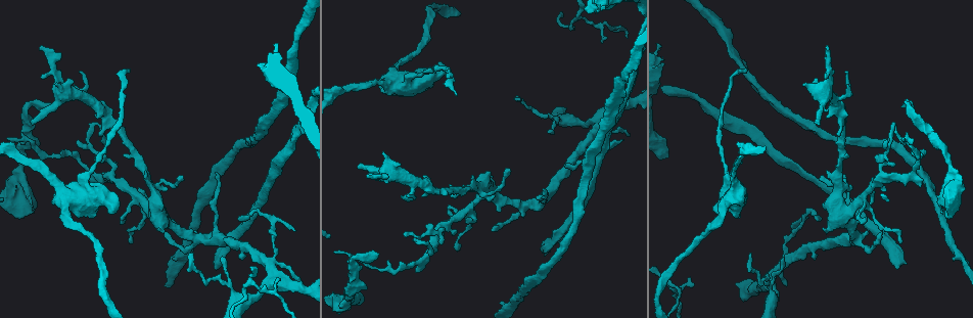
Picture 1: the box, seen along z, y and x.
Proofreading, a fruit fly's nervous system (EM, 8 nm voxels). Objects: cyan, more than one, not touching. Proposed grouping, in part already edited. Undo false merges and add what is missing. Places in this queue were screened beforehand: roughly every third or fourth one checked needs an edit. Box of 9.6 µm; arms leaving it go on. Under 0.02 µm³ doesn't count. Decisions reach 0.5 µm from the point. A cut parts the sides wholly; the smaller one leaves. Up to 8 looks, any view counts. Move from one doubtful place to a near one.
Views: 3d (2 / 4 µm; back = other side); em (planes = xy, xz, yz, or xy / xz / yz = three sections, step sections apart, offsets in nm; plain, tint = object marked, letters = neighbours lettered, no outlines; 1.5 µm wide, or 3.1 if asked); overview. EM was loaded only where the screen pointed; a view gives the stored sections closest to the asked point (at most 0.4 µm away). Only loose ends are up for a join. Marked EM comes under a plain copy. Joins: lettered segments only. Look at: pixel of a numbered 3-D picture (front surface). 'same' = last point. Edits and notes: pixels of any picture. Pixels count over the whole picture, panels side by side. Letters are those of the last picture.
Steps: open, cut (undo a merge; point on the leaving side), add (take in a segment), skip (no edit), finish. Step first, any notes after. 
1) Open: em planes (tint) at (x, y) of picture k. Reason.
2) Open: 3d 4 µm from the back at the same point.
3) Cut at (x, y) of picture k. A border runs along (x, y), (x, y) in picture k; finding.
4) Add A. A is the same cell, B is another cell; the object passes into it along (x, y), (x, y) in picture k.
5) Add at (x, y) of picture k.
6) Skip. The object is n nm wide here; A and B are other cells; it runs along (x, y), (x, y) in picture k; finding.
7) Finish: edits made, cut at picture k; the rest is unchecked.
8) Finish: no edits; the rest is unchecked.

Open: 3d 4 µm from the back at (567, 121) of picture 1. Abrupt turn.

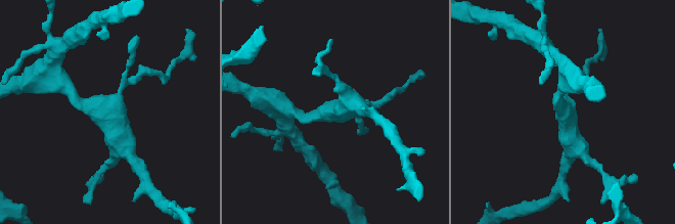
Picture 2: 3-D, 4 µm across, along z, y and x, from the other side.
Open: em planes (letters) at (110, 109) of picture 2.

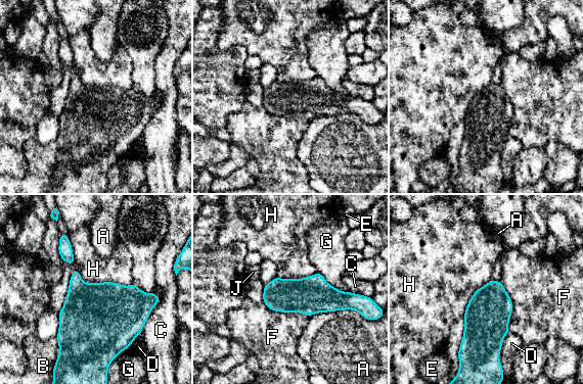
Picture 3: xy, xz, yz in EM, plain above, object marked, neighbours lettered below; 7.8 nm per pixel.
Skip. A, B, C, D, E, F, G, H and J are other cells; a border runs along (78, 271), (86, 282), (133, 283) in picture 3; one cell here.

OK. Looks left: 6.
Open: em xz step 4 (letters) at (417, 270) of picture 1. Free end.

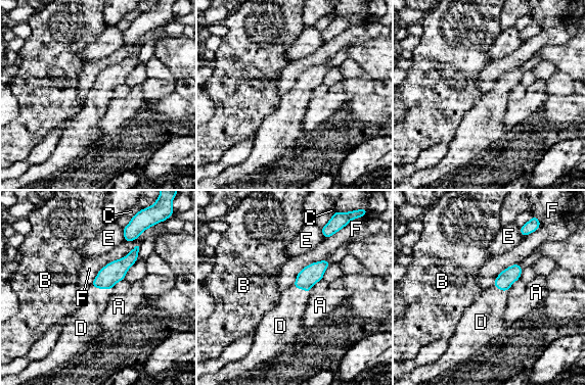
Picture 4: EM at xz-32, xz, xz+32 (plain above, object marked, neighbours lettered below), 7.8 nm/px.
Open: em planes (letters) at the same point.

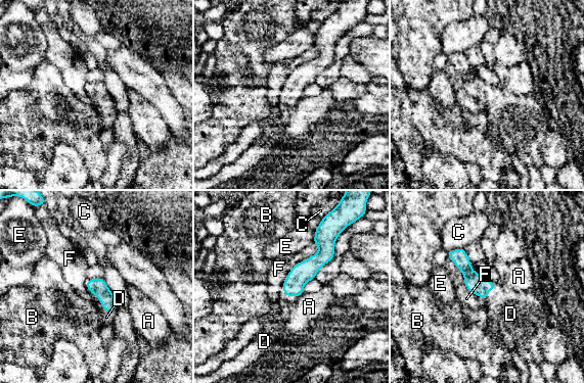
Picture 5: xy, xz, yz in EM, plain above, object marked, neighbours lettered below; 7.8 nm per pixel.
Add D. D is the same cell, A, B, C, E and F are other cells; the object passes into it along (98, 287), (100, 303), (106, 317) in picture 5; it goes on there.

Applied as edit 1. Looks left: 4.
Open: em planes (letters) at (215, 264) of picture 1. Branch stops here.

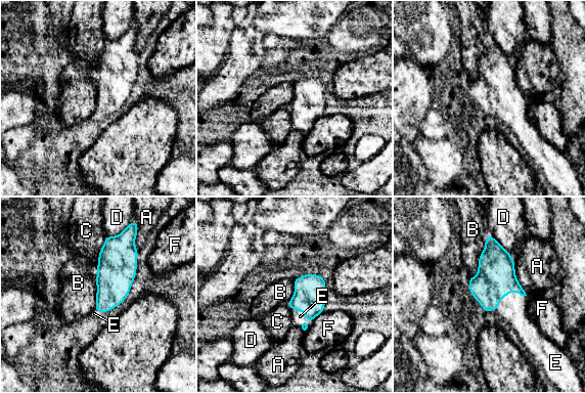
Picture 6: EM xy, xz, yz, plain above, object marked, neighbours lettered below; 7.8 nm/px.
Add E. E is the same cell, A, B, C, D and F are other cells; the object passes into it along (496, 277), (505, 296), (512, 309) in picture 6; the cell continues.

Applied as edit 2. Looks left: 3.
Finish: edits made, add at picture 5, add at picture 6; the rest is unchecked.

